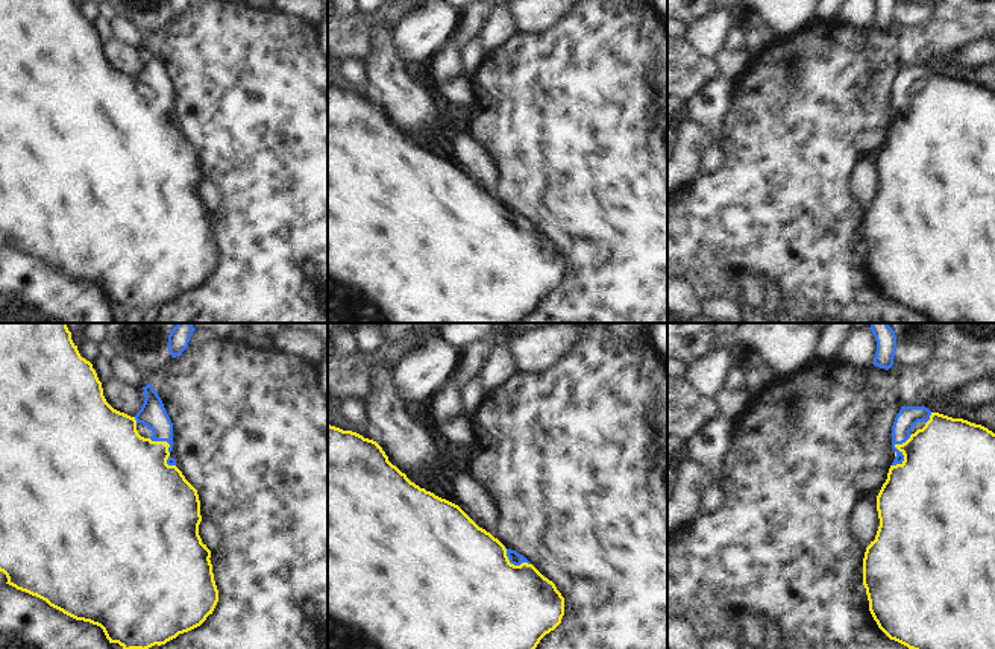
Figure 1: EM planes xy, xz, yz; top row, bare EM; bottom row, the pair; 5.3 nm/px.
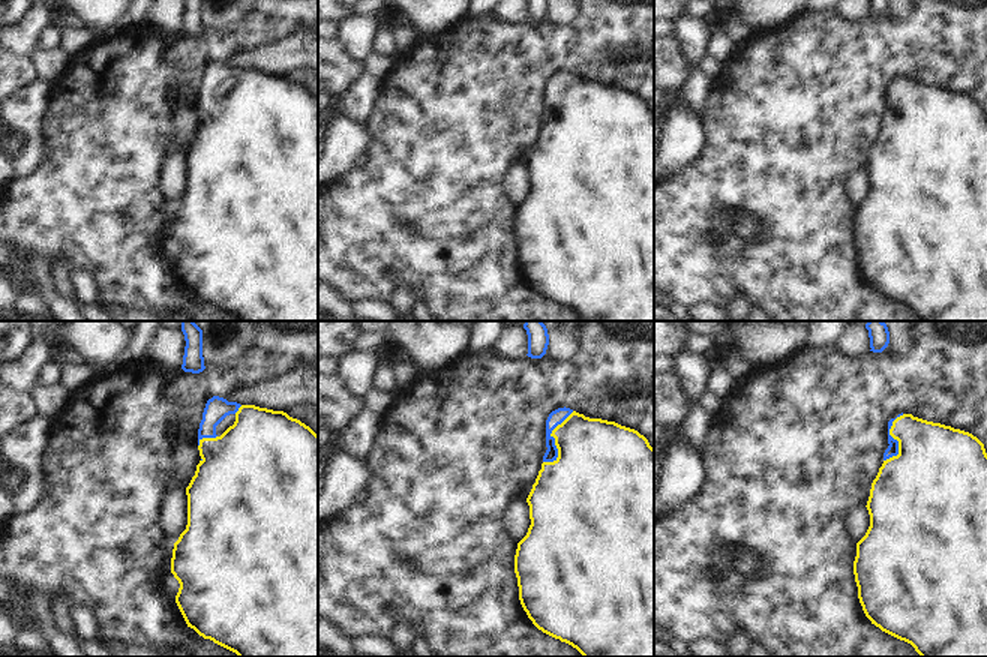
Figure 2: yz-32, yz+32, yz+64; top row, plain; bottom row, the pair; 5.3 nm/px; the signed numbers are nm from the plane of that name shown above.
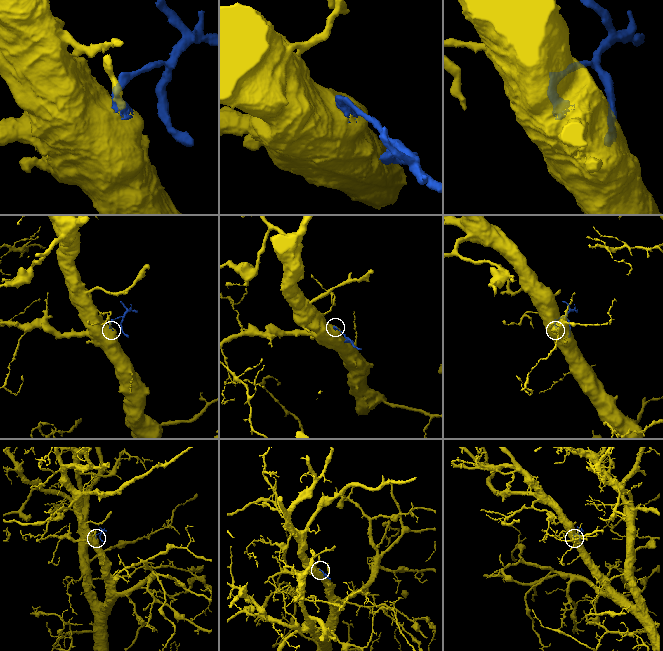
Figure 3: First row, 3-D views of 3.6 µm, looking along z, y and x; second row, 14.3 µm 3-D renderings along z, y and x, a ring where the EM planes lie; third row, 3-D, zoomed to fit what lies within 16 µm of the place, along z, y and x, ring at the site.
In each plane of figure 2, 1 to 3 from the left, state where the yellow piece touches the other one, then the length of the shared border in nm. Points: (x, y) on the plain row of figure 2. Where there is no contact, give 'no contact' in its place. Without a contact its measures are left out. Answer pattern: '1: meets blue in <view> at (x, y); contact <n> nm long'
1: meets blue in yz-32 at (206, 101); contact 120 nm long
2: meets blue in yz+32 at (554, 104); contact 320 nm long
3: meets blue in yz+64 at (896, 104); contact 280 nm long

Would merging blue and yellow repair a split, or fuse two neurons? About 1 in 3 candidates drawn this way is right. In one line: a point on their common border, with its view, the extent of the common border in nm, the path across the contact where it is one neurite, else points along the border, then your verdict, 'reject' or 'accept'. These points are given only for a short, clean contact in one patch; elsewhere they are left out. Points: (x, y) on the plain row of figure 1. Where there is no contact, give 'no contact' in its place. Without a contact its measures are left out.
meets blue in yz at (898, 111); contact 200 nm long; accept

